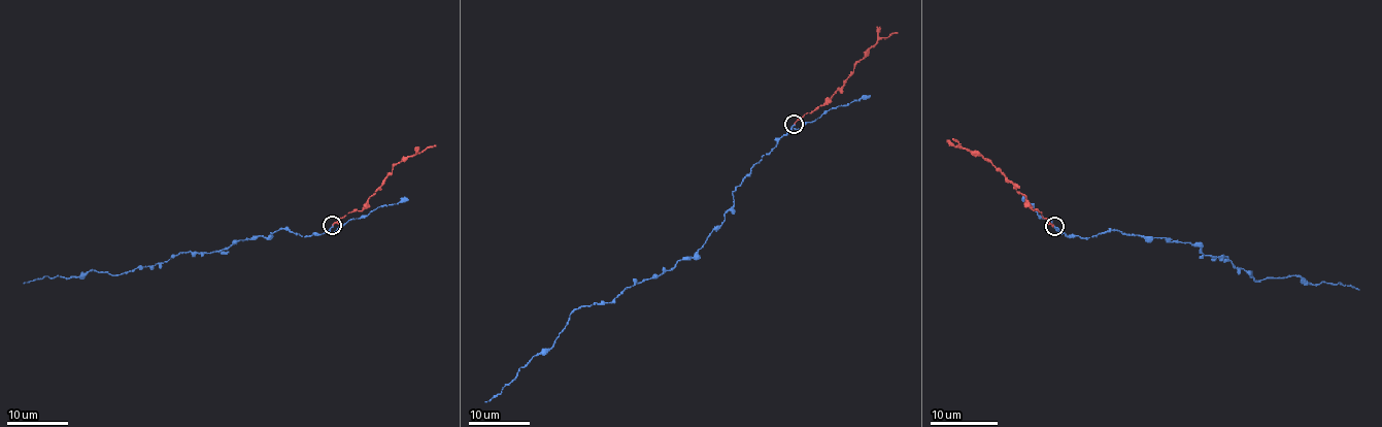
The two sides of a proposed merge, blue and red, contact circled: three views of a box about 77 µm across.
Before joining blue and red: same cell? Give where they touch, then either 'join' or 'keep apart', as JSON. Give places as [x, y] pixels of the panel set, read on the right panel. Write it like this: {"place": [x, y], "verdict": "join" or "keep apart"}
{"place": [1054, 226], "verdict": "join"}

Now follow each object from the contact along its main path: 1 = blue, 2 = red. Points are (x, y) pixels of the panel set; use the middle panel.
1: (794, 124), (751, 168), (721, 224), (693, 258), (627, 287), (611, 302), (576, 308), (551, 347), (485, 402)
2: (794, 124), (823, 105), (878, 39), (897, 32)

